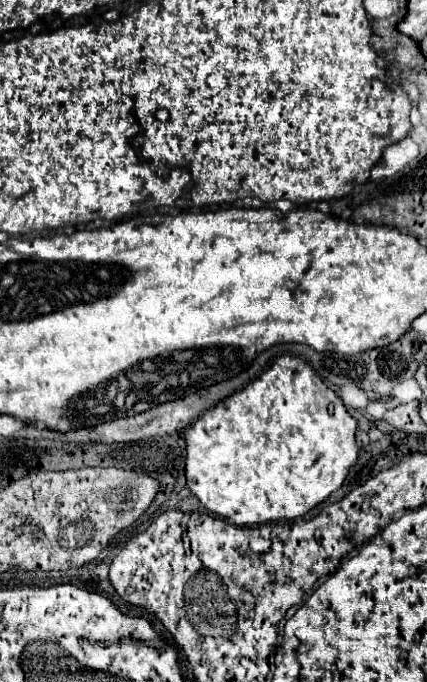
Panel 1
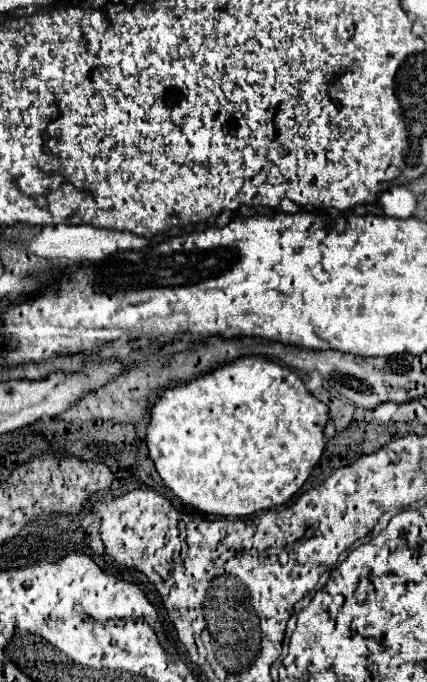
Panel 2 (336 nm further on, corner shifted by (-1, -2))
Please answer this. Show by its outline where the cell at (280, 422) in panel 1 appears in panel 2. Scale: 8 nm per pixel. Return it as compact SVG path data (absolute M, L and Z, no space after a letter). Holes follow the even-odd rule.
M247 356L247 358L237 358L235 362L227 364L227 366L219 366L209 374L203 374L191 382L185 384L177 384L173 388L167 388L157 402L151 406L151 420L147 424L147 434L145 434L145 442L149 448L149 458L155 464L155 470L159 472L159 476L163 478L163 482L169 486L169 490L179 496L185 504L197 508L199 512L205 514L217 514L217 516L227 516L227 518L243 518L243 516L251 516L263 510L269 510L273 506L281 506L285 502L289 502L289 498L303 486L303 482L307 480L307 476L311 474L313 466L319 462L325 442L323 442L323 428L325 422L329 418L329 408L319 402L313 394L307 392L303 380L289 368L279 366L271 360L265 360L263 356Z

